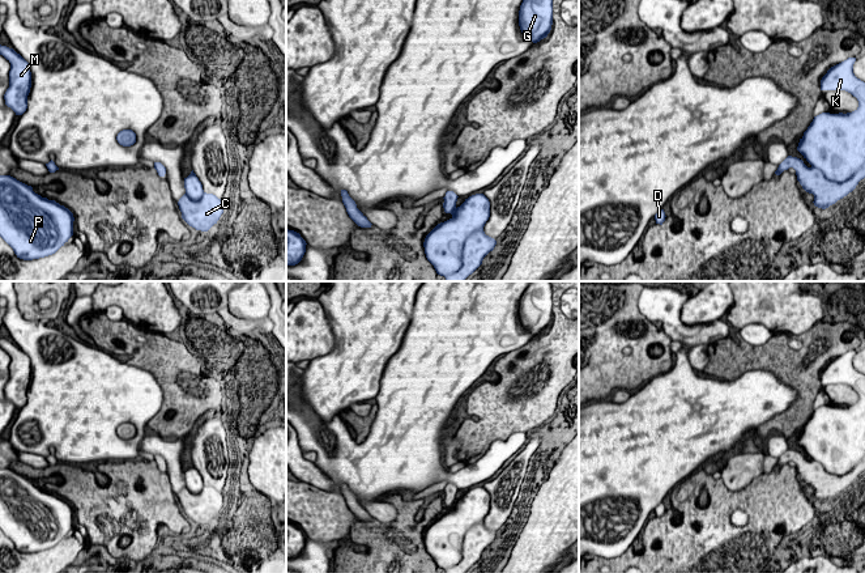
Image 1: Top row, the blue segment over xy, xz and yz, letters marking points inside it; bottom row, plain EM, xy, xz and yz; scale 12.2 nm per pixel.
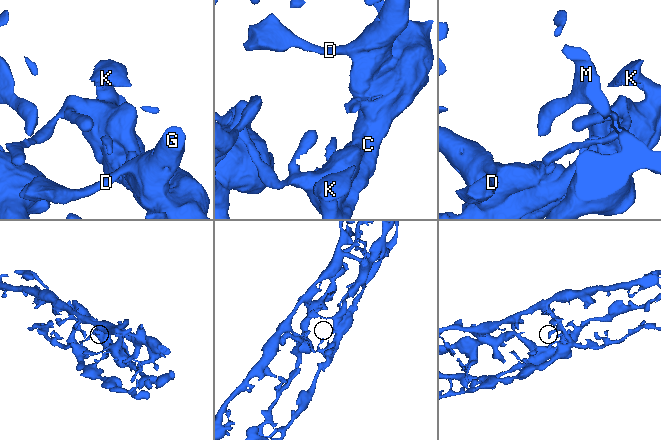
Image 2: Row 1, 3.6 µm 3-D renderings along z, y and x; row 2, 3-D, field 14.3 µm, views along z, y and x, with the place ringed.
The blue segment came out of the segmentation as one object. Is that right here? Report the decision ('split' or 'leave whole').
split

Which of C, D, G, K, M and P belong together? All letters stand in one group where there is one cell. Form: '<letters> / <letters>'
C / D G K M P

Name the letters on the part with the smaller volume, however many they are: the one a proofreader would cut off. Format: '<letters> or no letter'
C

